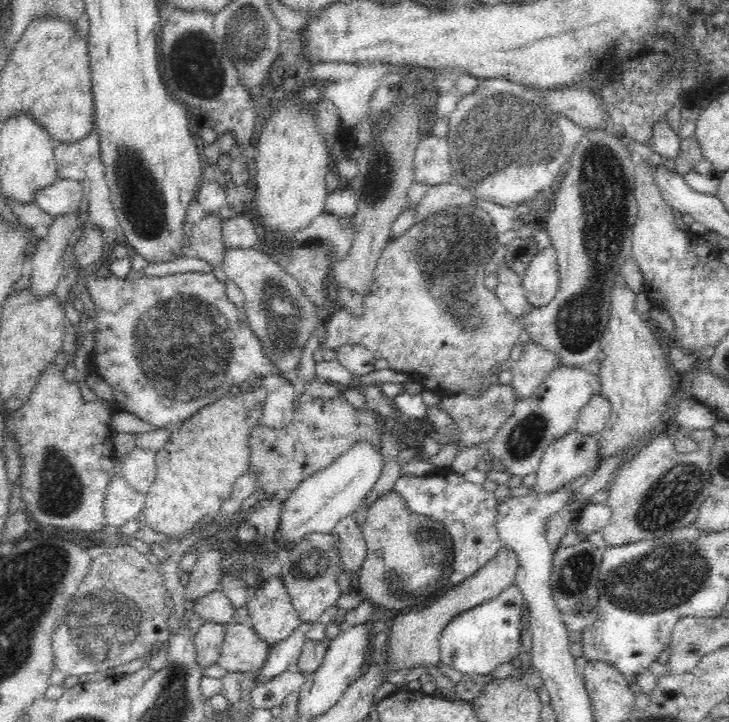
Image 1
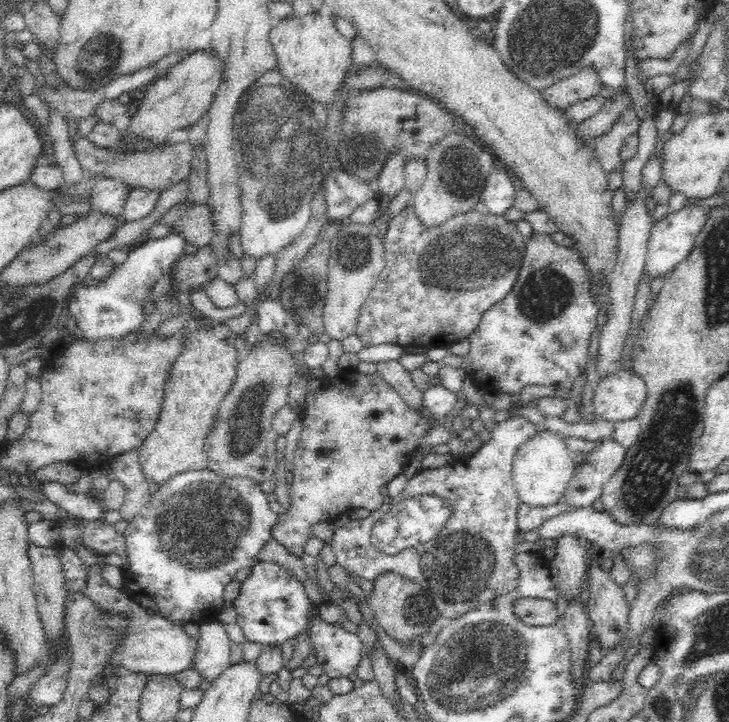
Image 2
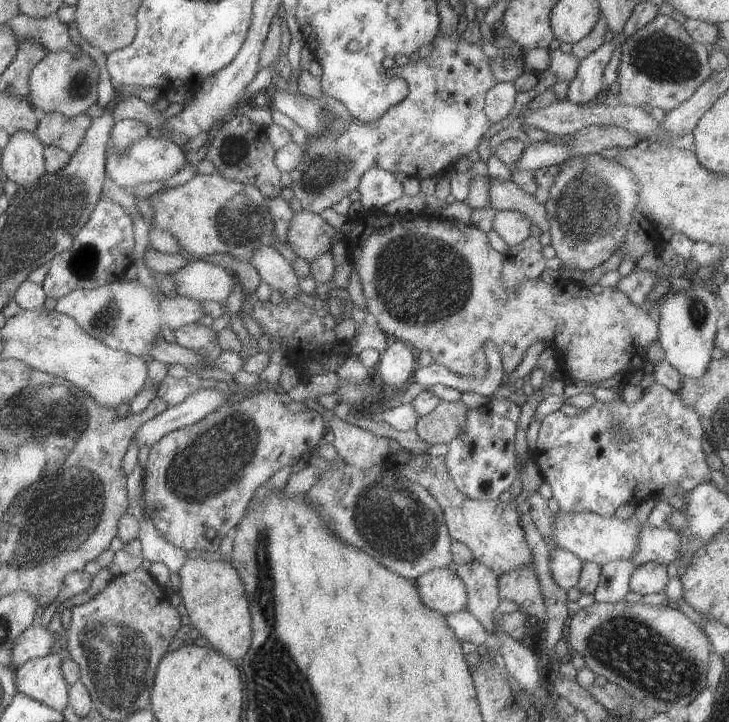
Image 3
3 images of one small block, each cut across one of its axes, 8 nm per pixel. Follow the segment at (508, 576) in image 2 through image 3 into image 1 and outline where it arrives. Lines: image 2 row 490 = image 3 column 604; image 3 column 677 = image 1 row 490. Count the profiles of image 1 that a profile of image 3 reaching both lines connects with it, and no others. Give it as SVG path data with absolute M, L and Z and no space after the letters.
M438 470L432 476L414 476L401 473L395 482L394 489L406 499L406 505L423 517L442 523L453 540L453 560L451 567L450 583L452 586L463 582L473 576L482 566L488 564L500 550L501 542L497 535L495 525L497 498L494 491L486 491L483 486L466 481L460 474L454 474L451 470Z

